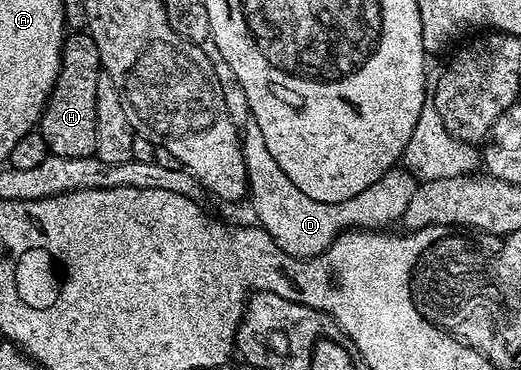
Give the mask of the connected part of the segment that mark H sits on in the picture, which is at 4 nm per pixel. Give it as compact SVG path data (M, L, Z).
M76 30L64 41L64 49L60 51L60 73L52 93L44 107L44 113L40 115L38 131L46 142L49 153L53 156L65 156L66 158L82 158L93 155L96 151L96 99L98 98L98 78L102 69L100 67L100 55L94 38L87 31Z

